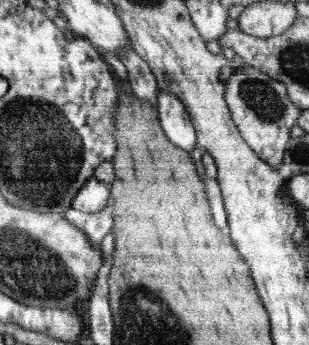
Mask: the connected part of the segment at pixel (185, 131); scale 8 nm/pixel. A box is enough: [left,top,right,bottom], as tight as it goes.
[157,90,199,151]

